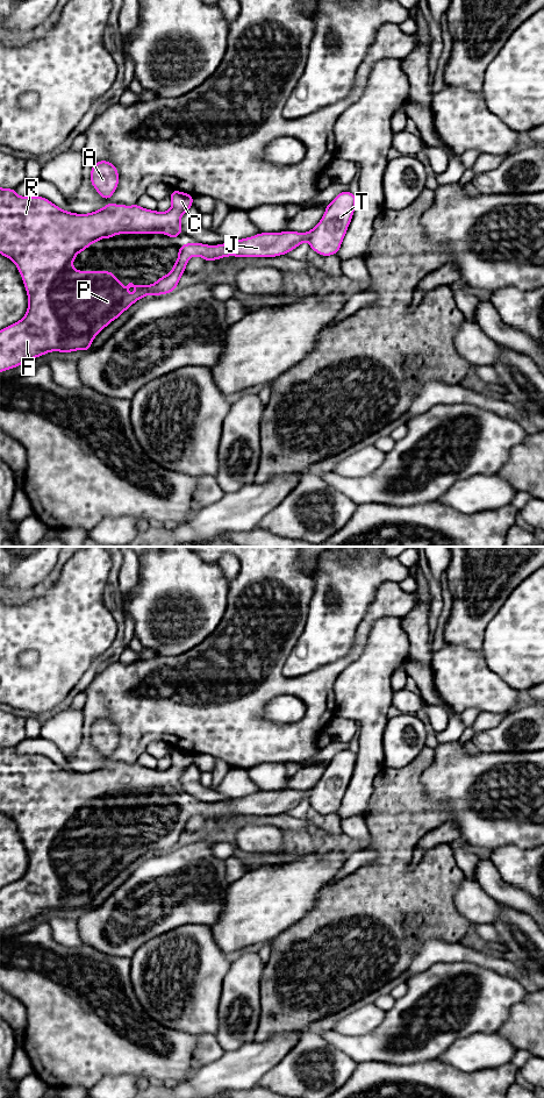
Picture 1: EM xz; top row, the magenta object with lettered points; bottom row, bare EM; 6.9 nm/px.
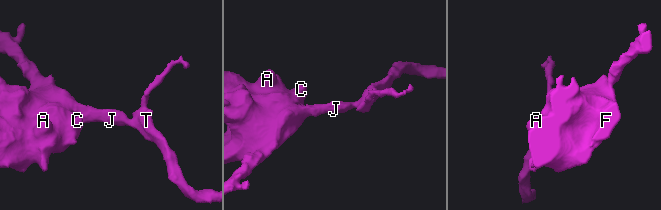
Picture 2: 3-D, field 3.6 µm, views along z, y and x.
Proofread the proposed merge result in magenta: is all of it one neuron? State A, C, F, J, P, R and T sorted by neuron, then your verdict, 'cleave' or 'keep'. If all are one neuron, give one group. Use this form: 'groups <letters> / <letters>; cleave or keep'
groups A C F J P R T; keep

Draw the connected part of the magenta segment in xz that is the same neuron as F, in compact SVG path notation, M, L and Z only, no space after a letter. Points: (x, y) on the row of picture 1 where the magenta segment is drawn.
M0 187L0 254L17 266L29 300L26 315L0 330L0 372L50 351L88 351L95 336L137 300L150 294L173 292L193 256L200 256L206 262L228 256L277 257L294 250L305 241L321 256L336 255L352 220L357 195L349 191L338 193L325 206L320 222L308 233L259 233L217 245L184 243L178 249L178 261L173 264L173 270L153 285L137 285L135 280L128 280L127 288L123 290L122 281L112 271L77 271L71 265L78 252L84 252L91 243L98 243L100 238L112 238L120 234L166 234L170 238L177 238L182 233L182 214L193 206L193 195L172 190L170 199L172 206L163 213L142 208L137 204L108 204L93 213L76 214L59 208L43 197L20 197L15 188Z

